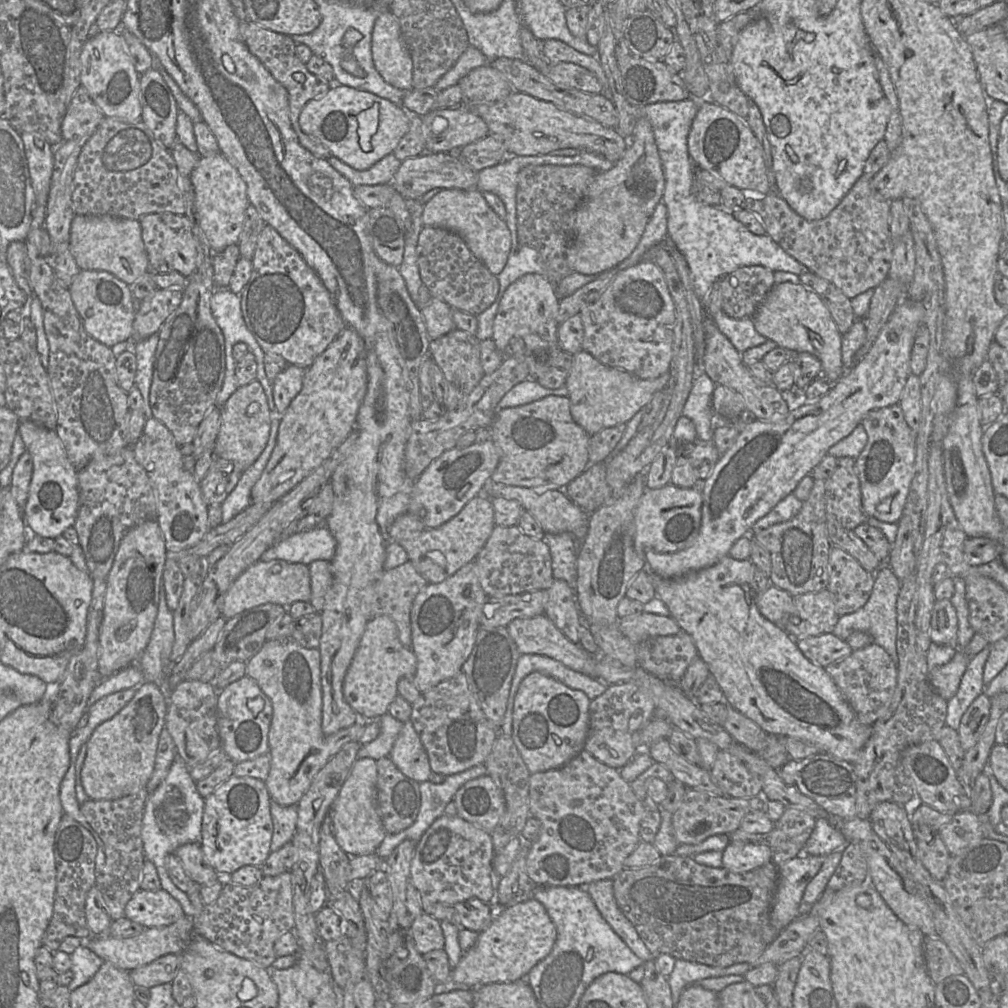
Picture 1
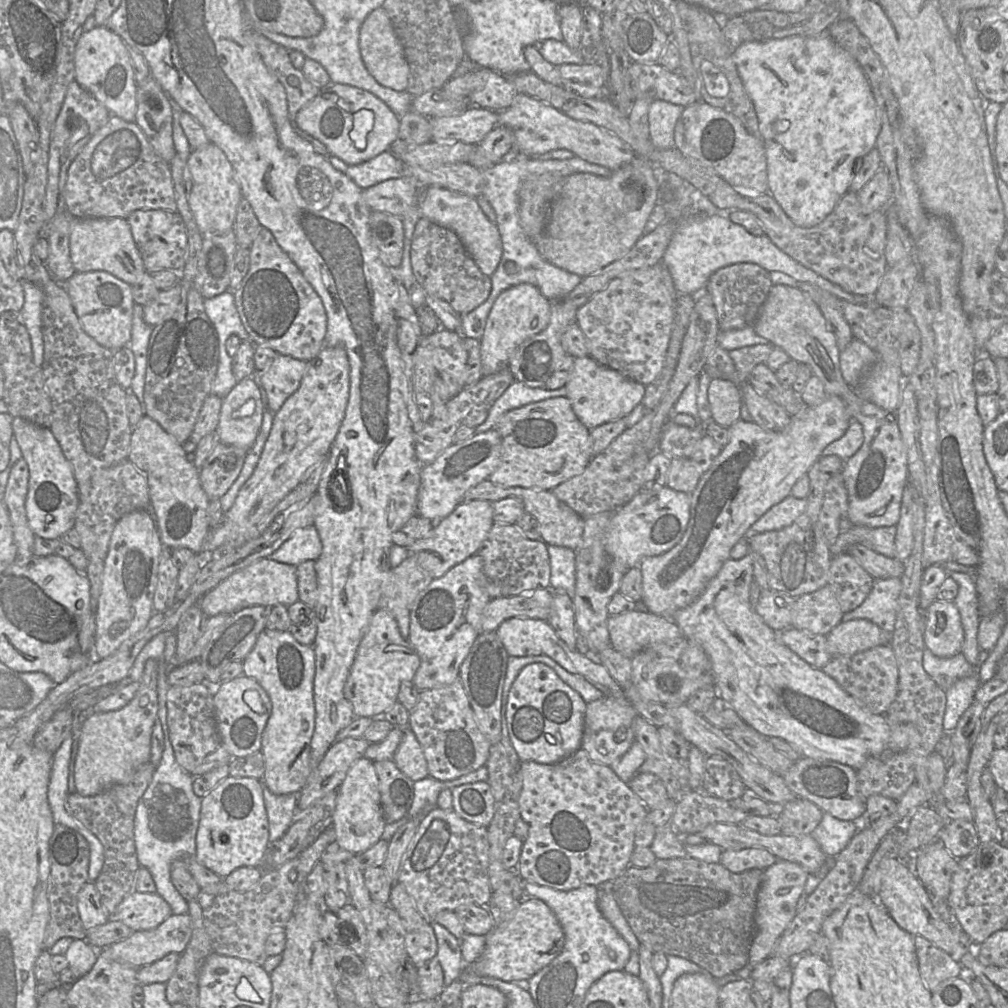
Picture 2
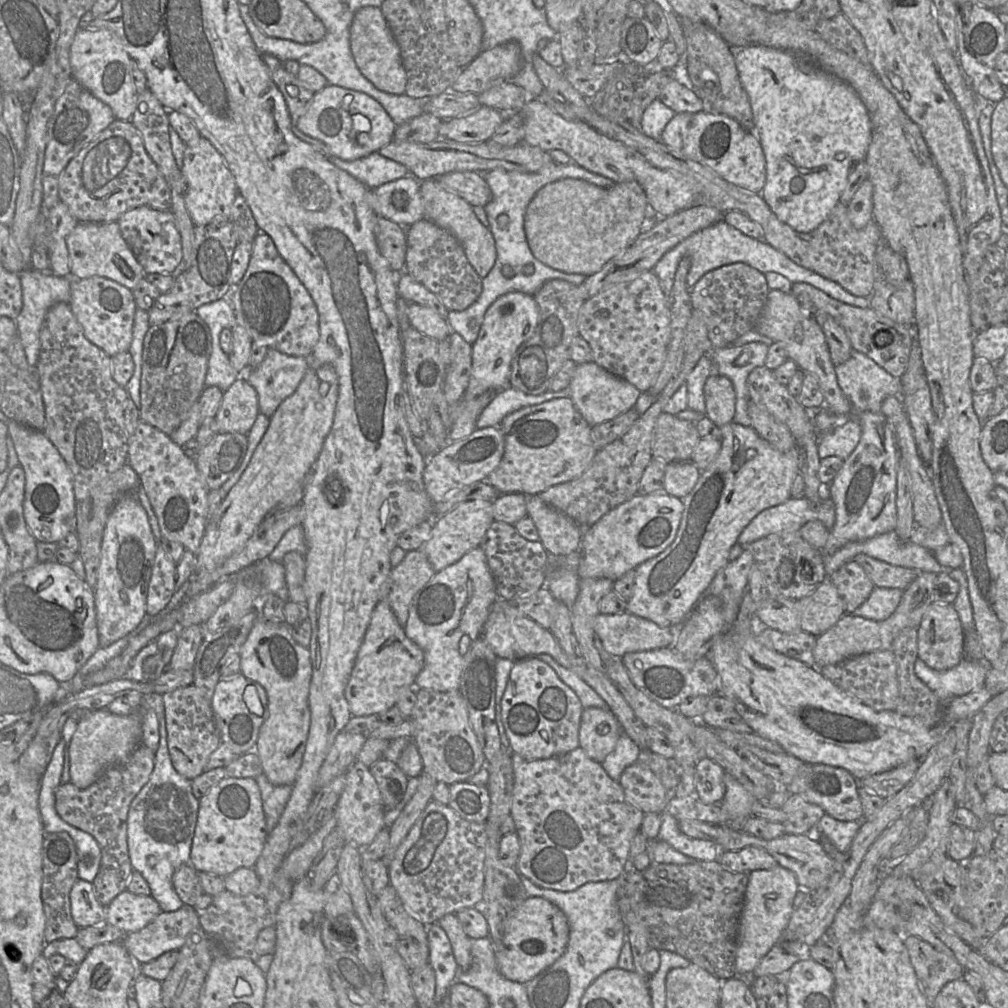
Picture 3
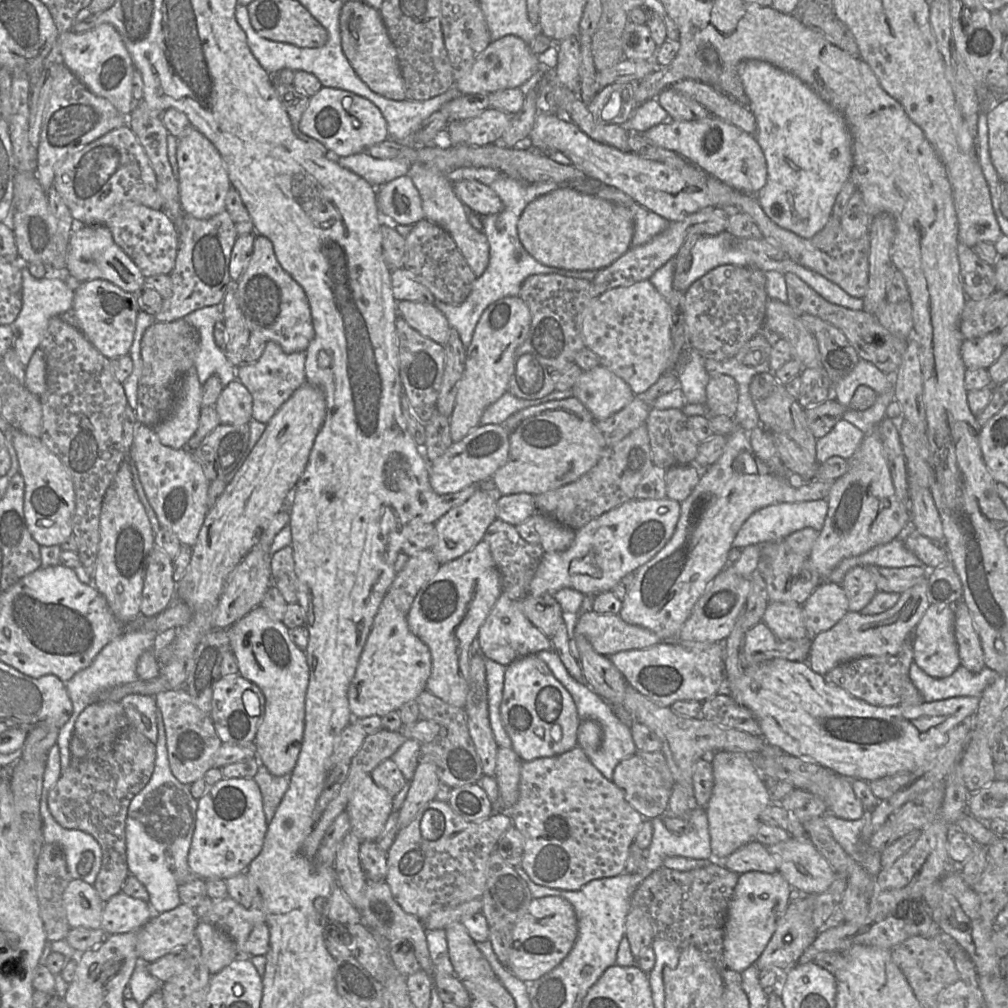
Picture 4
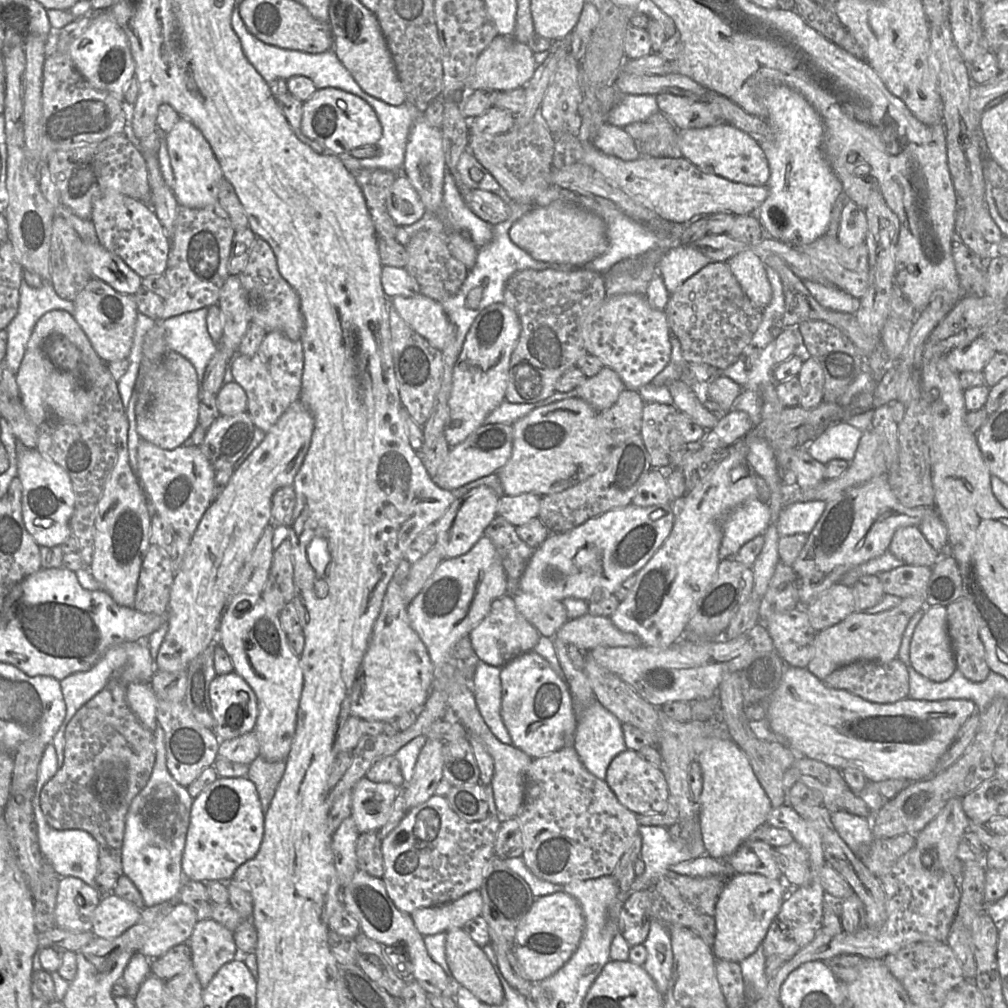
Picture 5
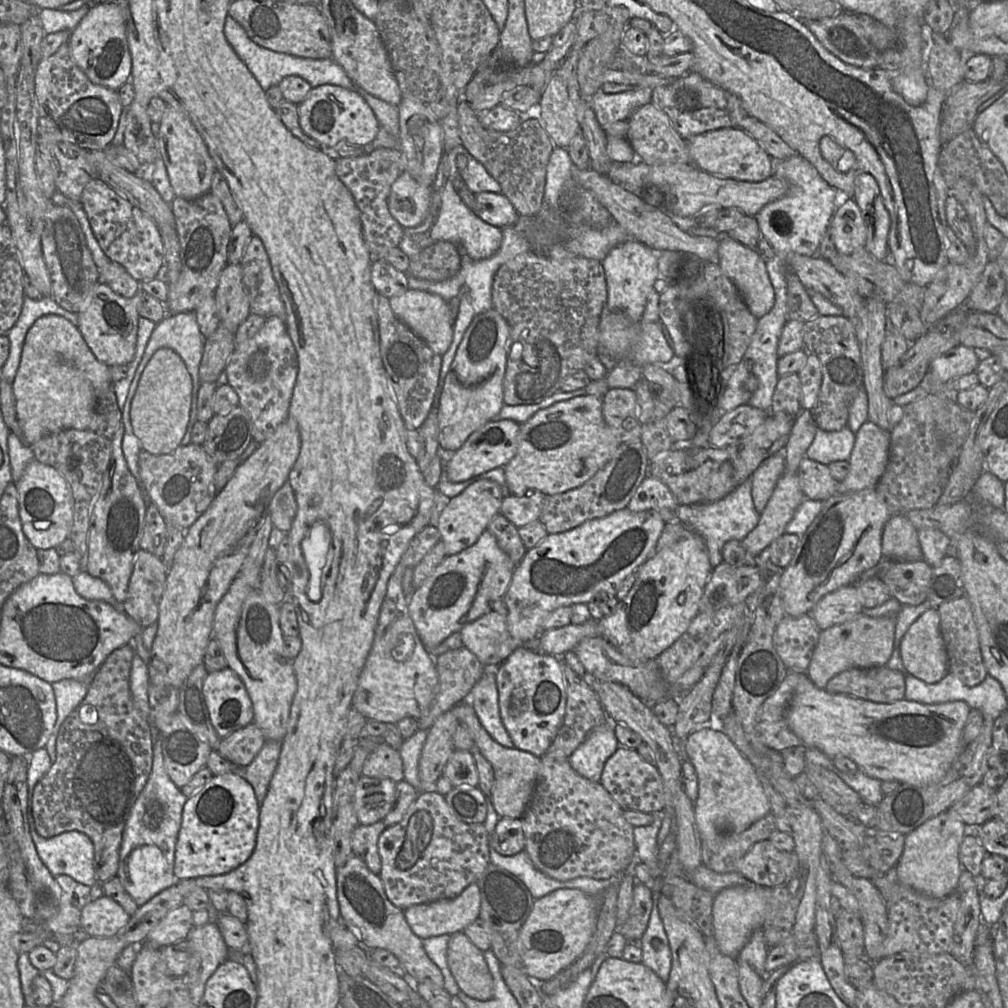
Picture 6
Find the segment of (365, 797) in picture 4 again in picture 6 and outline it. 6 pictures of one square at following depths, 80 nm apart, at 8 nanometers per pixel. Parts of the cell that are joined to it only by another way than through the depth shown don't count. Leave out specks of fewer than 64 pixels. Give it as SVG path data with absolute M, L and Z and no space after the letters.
M360 776L353 796L359 824L371 825L384 820L395 800L396 784L388 778Z

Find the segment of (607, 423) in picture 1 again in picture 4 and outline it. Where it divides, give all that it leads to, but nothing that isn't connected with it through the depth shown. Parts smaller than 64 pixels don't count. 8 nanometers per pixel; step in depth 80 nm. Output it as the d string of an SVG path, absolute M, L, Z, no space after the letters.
M601 365L582 372L572 390L595 421L611 417L636 397L624 380Z

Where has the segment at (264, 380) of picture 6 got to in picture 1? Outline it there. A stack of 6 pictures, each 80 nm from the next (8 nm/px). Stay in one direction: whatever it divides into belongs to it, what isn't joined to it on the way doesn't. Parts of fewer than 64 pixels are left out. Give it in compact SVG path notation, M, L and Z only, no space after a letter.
M288 364L271 382L276 410L283 414L292 400L299 394L303 386L303 378L307 369Z

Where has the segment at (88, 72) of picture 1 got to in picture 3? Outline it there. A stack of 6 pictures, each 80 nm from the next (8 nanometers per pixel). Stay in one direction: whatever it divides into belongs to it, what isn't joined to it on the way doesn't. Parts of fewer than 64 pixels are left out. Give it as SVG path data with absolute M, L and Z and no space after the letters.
M79 29L70 48L72 78L107 104L116 119L130 121L137 92L133 83L133 59L117 35L109 29Z

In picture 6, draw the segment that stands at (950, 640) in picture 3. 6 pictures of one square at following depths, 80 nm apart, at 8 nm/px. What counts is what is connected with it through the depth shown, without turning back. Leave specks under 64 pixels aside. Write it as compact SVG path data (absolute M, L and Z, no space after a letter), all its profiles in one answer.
M936 608L928 609L911 624L901 640L900 656L905 672L927 684L938 683L947 675L948 657Z

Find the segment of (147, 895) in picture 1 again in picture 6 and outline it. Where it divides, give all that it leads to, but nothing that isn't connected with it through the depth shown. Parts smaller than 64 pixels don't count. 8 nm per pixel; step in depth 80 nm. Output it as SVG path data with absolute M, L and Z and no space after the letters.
M99 894L81 909L81 929L89 937L113 937L130 919L125 910L114 900Z

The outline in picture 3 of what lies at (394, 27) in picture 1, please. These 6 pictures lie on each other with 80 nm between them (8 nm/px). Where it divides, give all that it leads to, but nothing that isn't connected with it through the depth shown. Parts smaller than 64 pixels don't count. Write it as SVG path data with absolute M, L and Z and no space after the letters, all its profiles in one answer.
M369 6L355 12L350 28L350 48L360 72L377 89L395 95L405 93L407 76L400 48L381 8Z

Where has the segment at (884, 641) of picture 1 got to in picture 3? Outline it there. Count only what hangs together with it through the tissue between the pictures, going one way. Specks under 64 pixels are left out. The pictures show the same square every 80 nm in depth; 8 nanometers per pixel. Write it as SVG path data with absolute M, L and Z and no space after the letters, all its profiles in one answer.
M875 587L869 598L851 614L874 621L886 620L897 609L903 591L898 588Z

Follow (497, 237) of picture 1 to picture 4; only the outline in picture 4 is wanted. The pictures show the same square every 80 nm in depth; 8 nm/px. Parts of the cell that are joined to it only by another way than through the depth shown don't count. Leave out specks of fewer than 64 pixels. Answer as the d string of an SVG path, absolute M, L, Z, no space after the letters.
M414 163L410 167L408 175L420 193L425 218L438 224L452 236L469 267L475 276L479 277L489 263L488 239L483 231L478 231L469 223L465 205L456 195L453 184L446 173L448 172L441 172L436 168Z

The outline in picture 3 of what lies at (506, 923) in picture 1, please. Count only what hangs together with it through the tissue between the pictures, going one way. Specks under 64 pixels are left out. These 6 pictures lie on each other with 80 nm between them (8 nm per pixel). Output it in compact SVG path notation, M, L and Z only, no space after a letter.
M528 897L512 913L499 947L495 947L498 971L508 980L527 984L564 954L568 940L569 925L565 914L544 898Z

